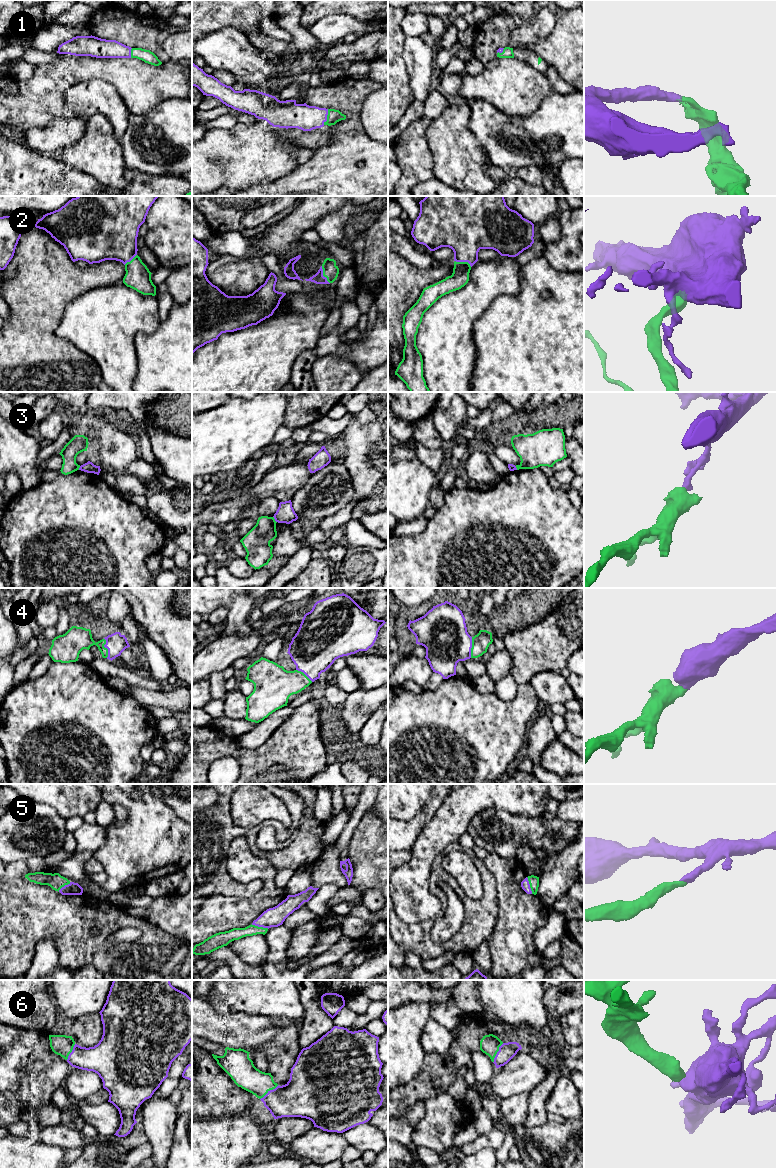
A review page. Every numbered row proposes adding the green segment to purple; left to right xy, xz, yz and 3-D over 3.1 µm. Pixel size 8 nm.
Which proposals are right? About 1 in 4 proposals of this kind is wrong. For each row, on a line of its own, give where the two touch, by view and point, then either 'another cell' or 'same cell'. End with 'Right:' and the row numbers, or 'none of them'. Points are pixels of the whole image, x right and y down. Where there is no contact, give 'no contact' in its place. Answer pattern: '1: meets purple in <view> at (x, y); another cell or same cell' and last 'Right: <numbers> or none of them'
1: meets purple in xz at (326, 117); same cell
2: meets purple in xz at (322, 275); same cell
3: meets purple in xz at (274, 518); another cell
4: meets purple in yz at (471, 647); same cell
5: meets purple in xz at (260, 926); same cell
6: meets purple in xz at (270, 1090); same cell
Right: 1, 2, 4, 5, 6

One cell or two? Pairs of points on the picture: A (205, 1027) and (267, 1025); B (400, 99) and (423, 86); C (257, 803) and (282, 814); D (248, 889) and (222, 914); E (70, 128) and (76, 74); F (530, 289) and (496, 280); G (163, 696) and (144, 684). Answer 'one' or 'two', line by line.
A: one
B: two
C: one
D: two
E: two
F: two
G: two

